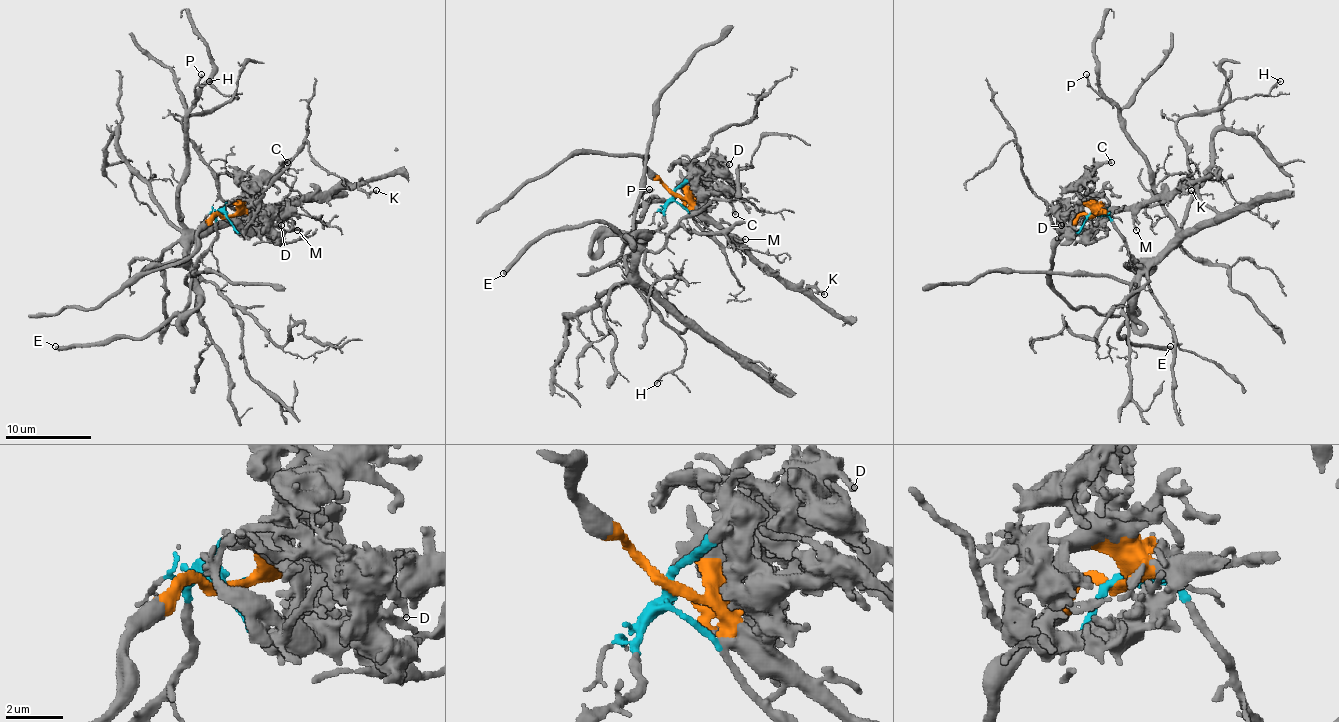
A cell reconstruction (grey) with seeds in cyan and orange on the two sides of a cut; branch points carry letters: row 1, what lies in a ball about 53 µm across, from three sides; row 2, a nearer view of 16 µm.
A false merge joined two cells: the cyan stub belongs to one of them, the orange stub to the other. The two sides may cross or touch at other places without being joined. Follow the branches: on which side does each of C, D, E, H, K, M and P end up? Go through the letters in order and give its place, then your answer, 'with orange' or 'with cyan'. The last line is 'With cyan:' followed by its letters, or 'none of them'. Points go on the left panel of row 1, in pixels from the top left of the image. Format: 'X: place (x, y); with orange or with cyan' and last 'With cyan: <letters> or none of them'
C: place (287, 162); with orange
D: place (281, 225); with orange
E: place (55, 346); with cyan
H: place (209, 81); with cyan
K: place (376, 190); with orange
M: place (297, 230); with orange
P: place (201, 74); with cyan
With cyan: E, H, P

